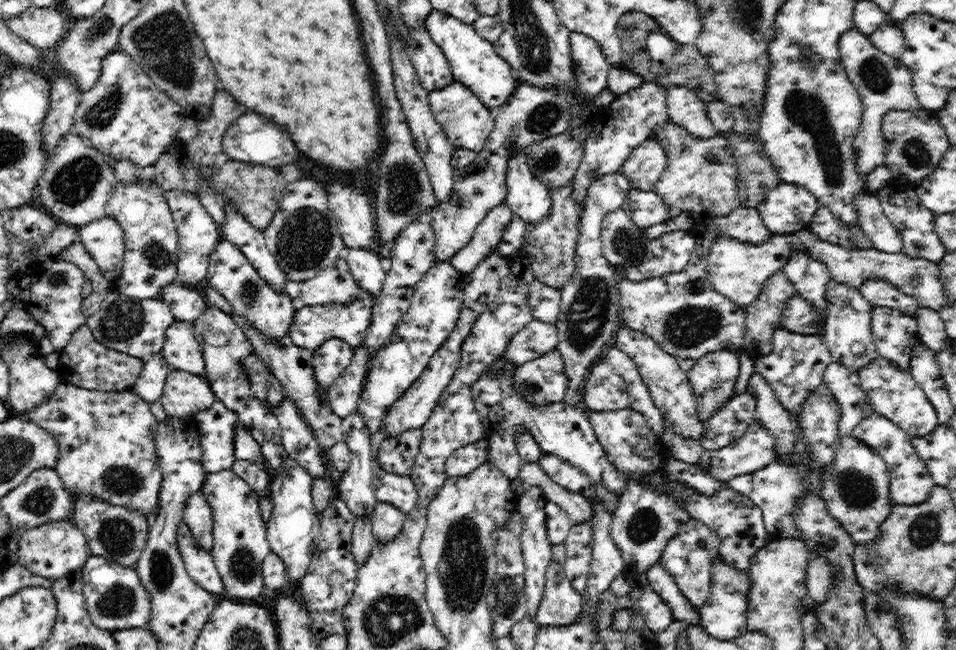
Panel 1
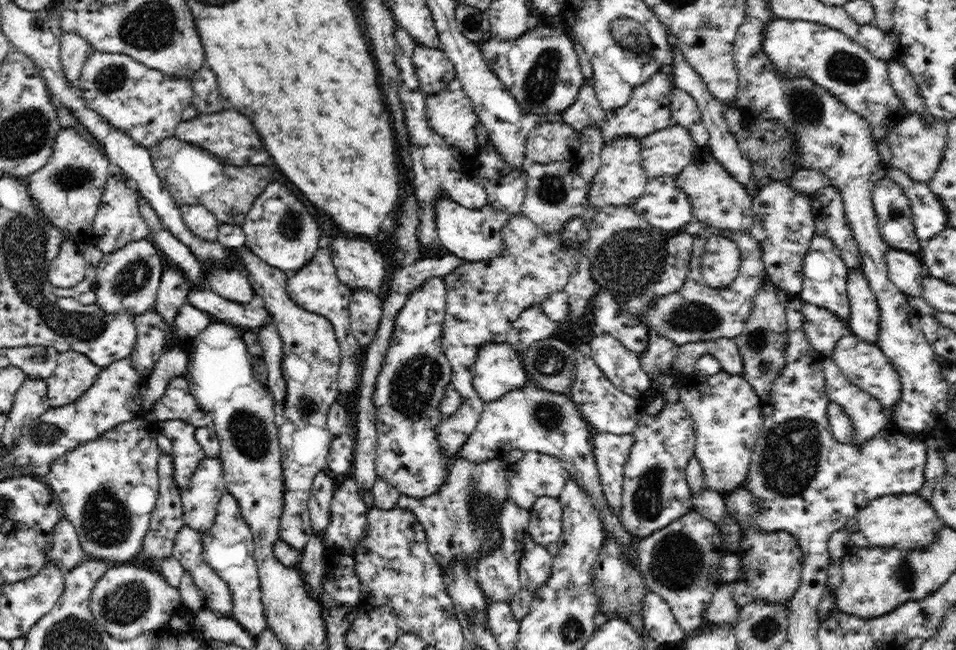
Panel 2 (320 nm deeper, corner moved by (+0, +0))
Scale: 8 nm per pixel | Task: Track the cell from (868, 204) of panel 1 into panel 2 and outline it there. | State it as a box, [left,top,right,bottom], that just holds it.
[884,248,927,298]

